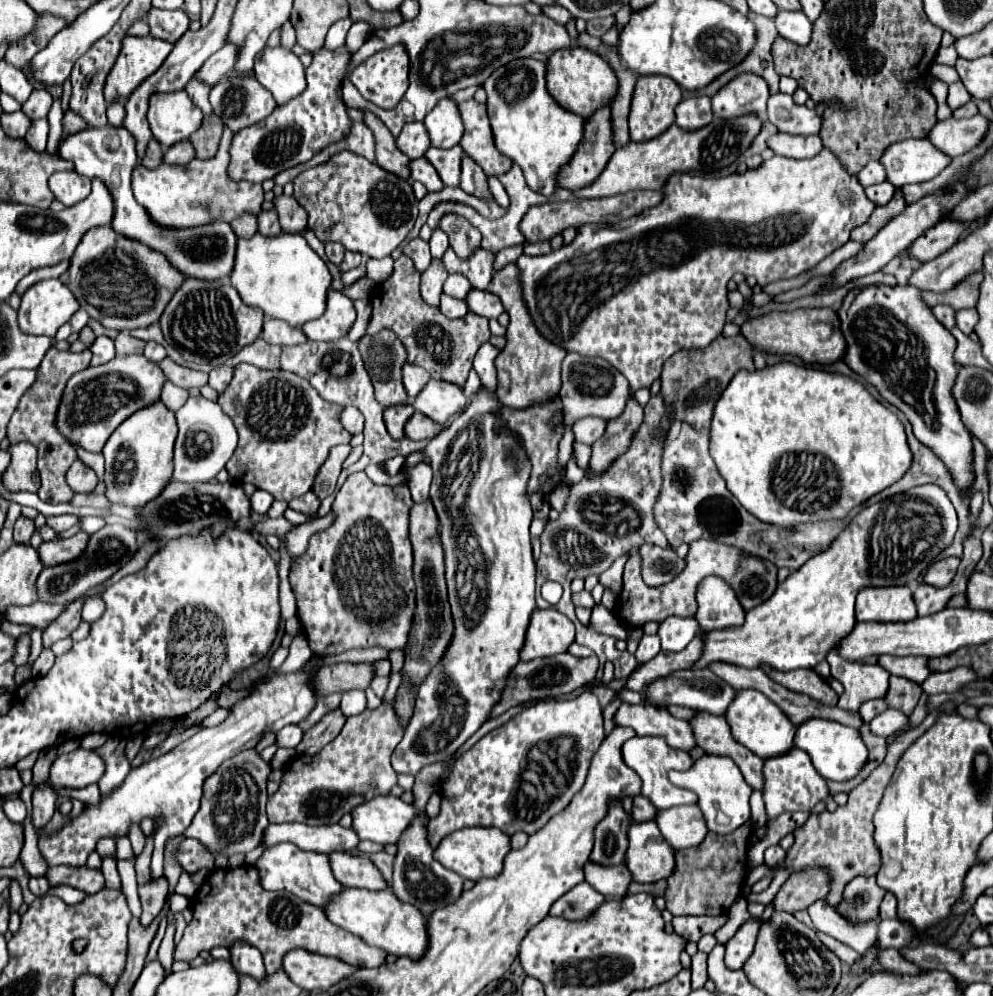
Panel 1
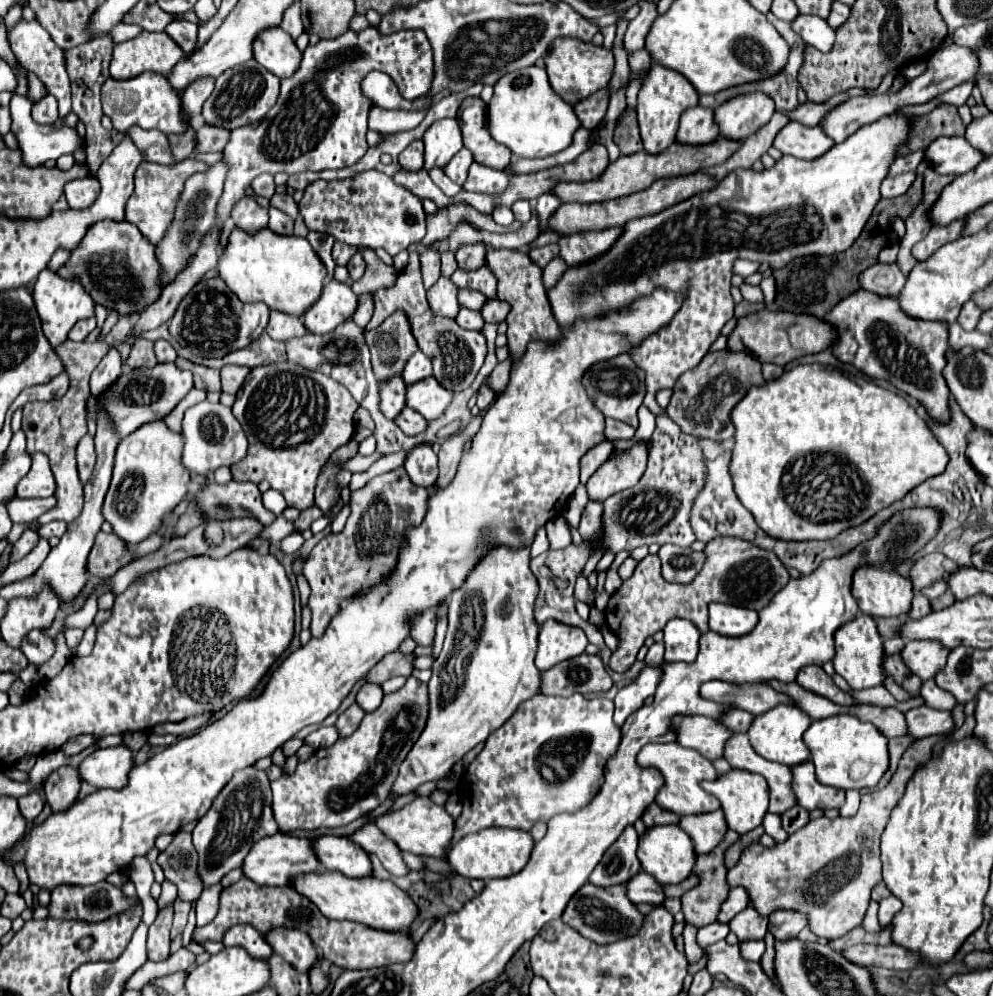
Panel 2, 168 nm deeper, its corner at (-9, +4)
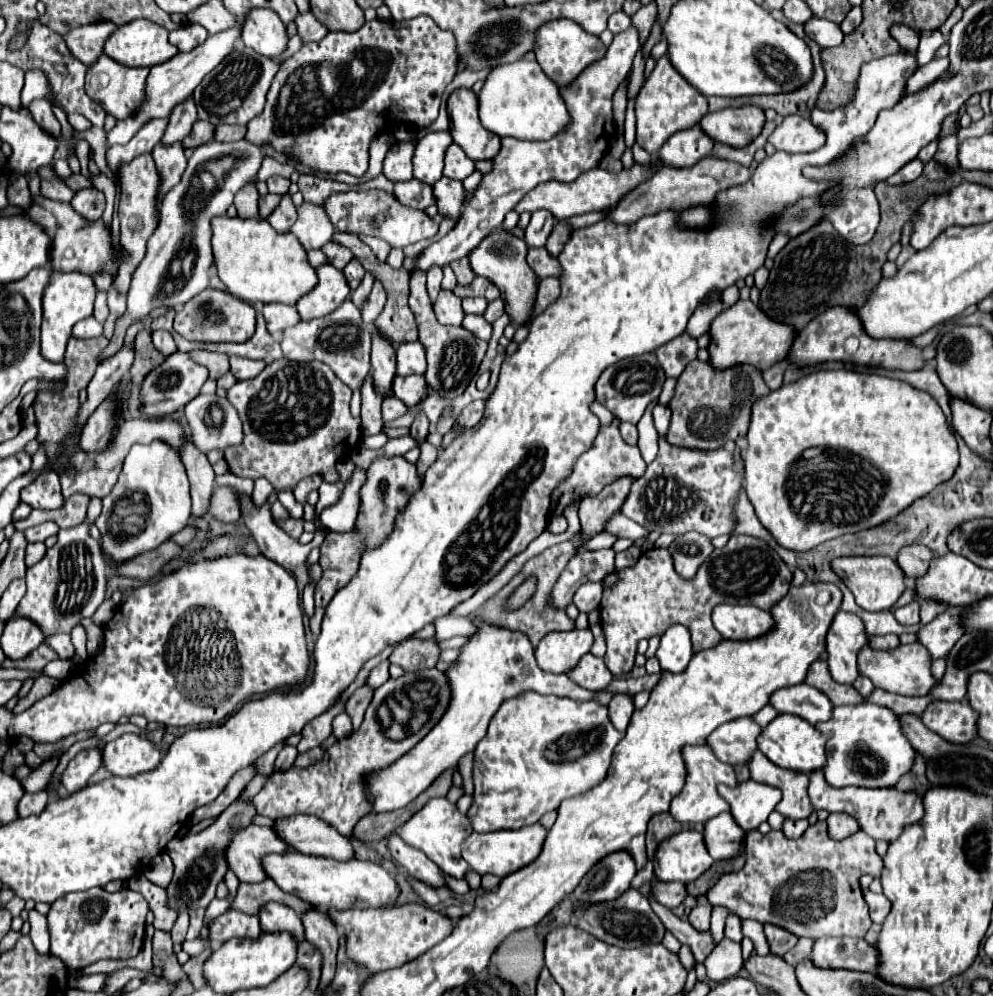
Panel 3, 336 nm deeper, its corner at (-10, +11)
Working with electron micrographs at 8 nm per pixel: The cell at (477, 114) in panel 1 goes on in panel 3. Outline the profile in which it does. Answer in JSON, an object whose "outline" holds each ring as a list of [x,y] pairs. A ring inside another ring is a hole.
{"outline":[[[456,89],[448,97],[448,115],[452,139],[470,159],[494,159],[494,155],[498,155],[500,137],[482,127],[478,97],[472,89]]]}

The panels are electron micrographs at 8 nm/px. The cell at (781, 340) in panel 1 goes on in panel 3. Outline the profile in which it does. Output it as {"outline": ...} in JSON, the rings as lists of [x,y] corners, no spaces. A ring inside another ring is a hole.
{"outline":[[[738,301],[736,305],[722,311],[710,327],[712,341],[708,345],[710,349],[710,361],[718,369],[726,369],[730,365],[738,363],[750,363],[758,367],[760,371],[786,361],[790,347],[794,343],[794,327],[786,327],[784,323],[774,323],[758,305],[748,301]]]}

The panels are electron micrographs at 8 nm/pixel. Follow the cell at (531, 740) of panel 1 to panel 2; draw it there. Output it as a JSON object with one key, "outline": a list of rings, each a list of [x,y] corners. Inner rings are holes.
{"outline":[[[539,694],[537,698],[523,702],[499,730],[489,734],[483,750],[469,764],[465,774],[467,784],[459,786],[463,812],[455,820],[451,844],[485,828],[515,828],[529,832],[533,824],[549,822],[555,814],[581,810],[601,790],[603,768],[617,752],[619,742],[621,730],[613,722],[613,702],[609,698],[587,700],[581,694],[573,694],[569,698]]]}

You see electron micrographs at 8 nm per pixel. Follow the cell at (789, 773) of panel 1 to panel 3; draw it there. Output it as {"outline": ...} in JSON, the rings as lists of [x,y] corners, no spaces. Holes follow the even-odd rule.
{"outline":[[[814,771],[814,775],[810,775],[808,795],[816,811],[826,809],[828,813],[834,813],[834,811],[848,813],[856,817],[860,827],[876,841],[878,839],[886,839],[888,843],[894,841],[906,823],[916,823],[924,815],[922,797],[916,793],[906,793],[906,791],[896,791],[896,789],[862,789],[862,787],[834,789],[834,787],[828,787],[822,771]]]}

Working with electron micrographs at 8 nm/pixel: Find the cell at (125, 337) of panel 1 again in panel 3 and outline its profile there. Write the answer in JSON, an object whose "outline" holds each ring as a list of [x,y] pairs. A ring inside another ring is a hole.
{"outline":[[[148,329],[138,331],[138,335],[136,335],[136,357],[134,357],[134,363],[130,367],[132,381],[136,385],[140,385],[142,379],[148,375],[148,371],[152,371],[162,361],[164,361],[164,355],[152,345],[150,331]]]}

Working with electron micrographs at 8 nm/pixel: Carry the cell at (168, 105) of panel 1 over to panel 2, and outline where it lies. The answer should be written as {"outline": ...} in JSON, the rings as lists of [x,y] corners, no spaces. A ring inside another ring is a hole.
{"outline":[[[143,72],[131,80],[131,88],[129,80],[115,80],[109,76],[101,86],[101,104],[103,112],[111,118],[113,128],[121,134],[127,134],[127,130],[133,126],[145,130],[155,128],[163,134],[181,134],[181,130],[187,128],[185,122],[181,124],[181,96],[169,90],[169,82],[165,82],[163,74]]]}

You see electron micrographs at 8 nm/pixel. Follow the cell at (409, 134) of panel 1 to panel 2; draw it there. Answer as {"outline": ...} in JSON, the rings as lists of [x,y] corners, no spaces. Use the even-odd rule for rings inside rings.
{"outline":[[[417,140],[409,144],[401,154],[399,154],[399,166],[409,172],[421,170],[421,154],[423,154],[423,142]]]}

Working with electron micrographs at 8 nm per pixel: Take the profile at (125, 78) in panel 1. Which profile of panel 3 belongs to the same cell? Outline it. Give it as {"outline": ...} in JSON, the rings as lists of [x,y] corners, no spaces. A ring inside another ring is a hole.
{"outline":[[[136,19],[112,33],[104,53],[126,67],[154,67],[172,59],[178,49],[168,41],[164,27],[148,19]]]}

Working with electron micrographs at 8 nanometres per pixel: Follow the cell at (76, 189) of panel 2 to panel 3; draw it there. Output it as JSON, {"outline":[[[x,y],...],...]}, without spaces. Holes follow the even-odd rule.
{"outline":[[[86,187],[74,193],[72,207],[86,219],[98,219],[104,213],[104,193],[96,187]]]}

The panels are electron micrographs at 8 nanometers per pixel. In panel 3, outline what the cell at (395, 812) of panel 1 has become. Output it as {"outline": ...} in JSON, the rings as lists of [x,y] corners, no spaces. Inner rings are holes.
{"outline":[[[440,797],[440,799],[430,799],[418,813],[414,813],[414,817],[410,817],[402,827],[398,827],[396,831],[408,845],[420,849],[422,853],[426,853],[428,859],[432,859],[434,863],[438,863],[438,867],[452,875],[462,879],[466,871],[470,871],[470,865],[466,861],[462,861],[460,857],[460,845],[462,841],[472,833],[472,825],[468,821],[466,815],[462,815],[454,803],[450,803],[448,799]]]}

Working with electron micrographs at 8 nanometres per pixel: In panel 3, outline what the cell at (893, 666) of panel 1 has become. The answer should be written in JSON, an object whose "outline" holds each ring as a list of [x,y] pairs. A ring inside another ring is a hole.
{"outline":[[[950,607],[946,613],[938,615],[932,623],[922,625],[918,631],[918,643],[924,645],[932,661],[942,659],[950,653],[956,641],[962,637],[964,629],[958,625],[958,613],[964,607]]]}

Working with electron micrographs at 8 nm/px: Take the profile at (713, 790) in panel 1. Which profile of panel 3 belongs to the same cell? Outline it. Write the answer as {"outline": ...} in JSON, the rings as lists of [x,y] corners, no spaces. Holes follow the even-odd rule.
{"outline":[[[748,779],[748,783],[738,783],[738,787],[718,785],[718,793],[728,801],[734,821],[744,831],[758,829],[782,797],[776,787],[766,787],[752,779]]]}

